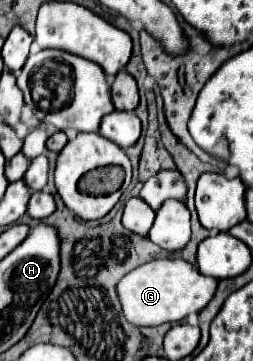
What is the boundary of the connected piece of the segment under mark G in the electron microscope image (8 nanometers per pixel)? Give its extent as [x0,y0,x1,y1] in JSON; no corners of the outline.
[118,259,218,327]

